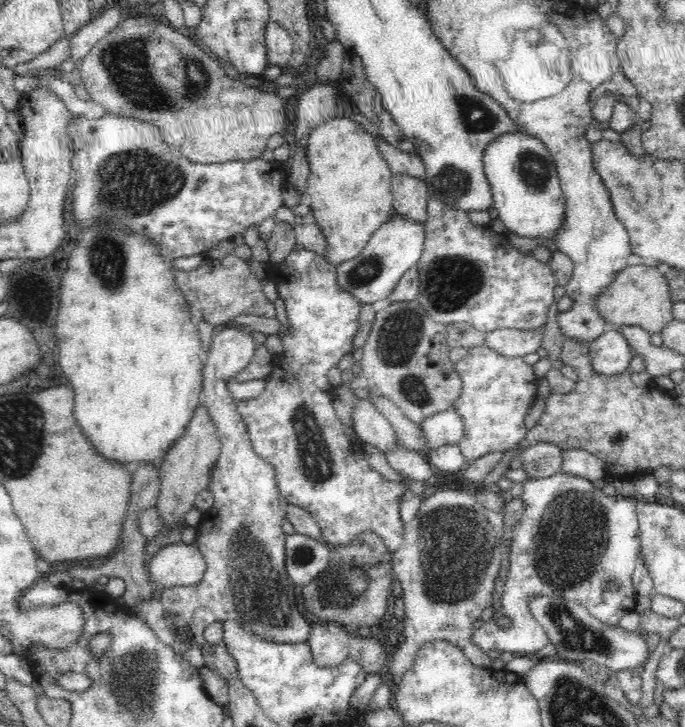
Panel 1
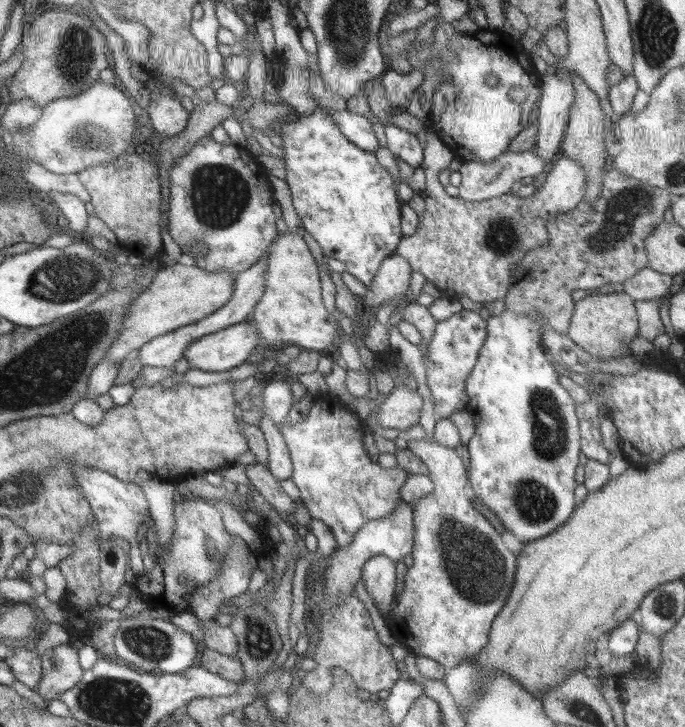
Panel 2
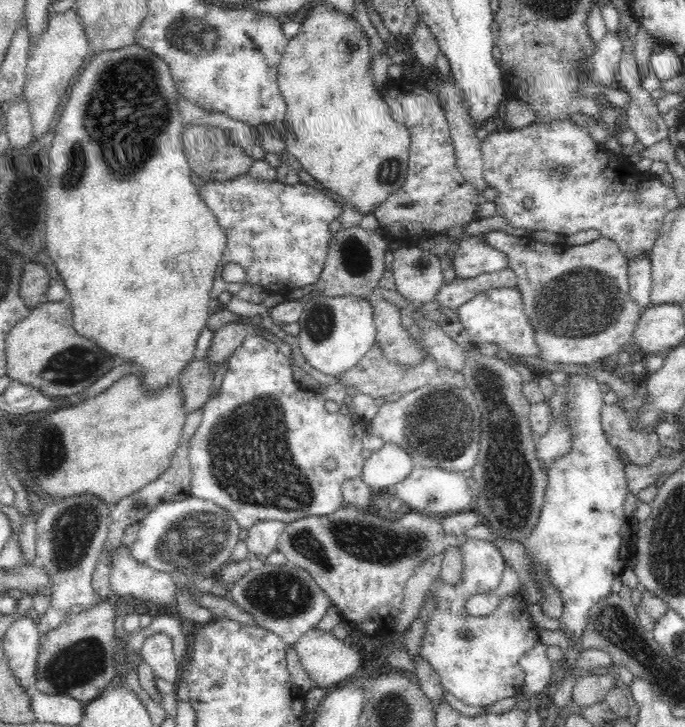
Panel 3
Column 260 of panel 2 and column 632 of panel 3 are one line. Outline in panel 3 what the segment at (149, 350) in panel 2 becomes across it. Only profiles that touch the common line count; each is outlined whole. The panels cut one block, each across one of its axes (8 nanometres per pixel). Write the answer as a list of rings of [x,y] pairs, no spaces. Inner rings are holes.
[[[650,254],[646,258],[634,260],[630,266],[630,298],[638,308],[652,308],[652,262]]]

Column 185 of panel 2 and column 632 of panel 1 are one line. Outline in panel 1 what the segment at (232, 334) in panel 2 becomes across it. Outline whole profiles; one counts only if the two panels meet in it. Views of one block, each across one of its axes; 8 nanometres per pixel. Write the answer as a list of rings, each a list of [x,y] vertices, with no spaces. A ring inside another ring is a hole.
[[[604,332],[596,338],[594,344],[590,344],[590,356],[592,356],[592,368],[598,374],[604,376],[618,376],[628,372],[632,360],[636,358],[636,352],[630,348],[628,340],[618,332]]]

